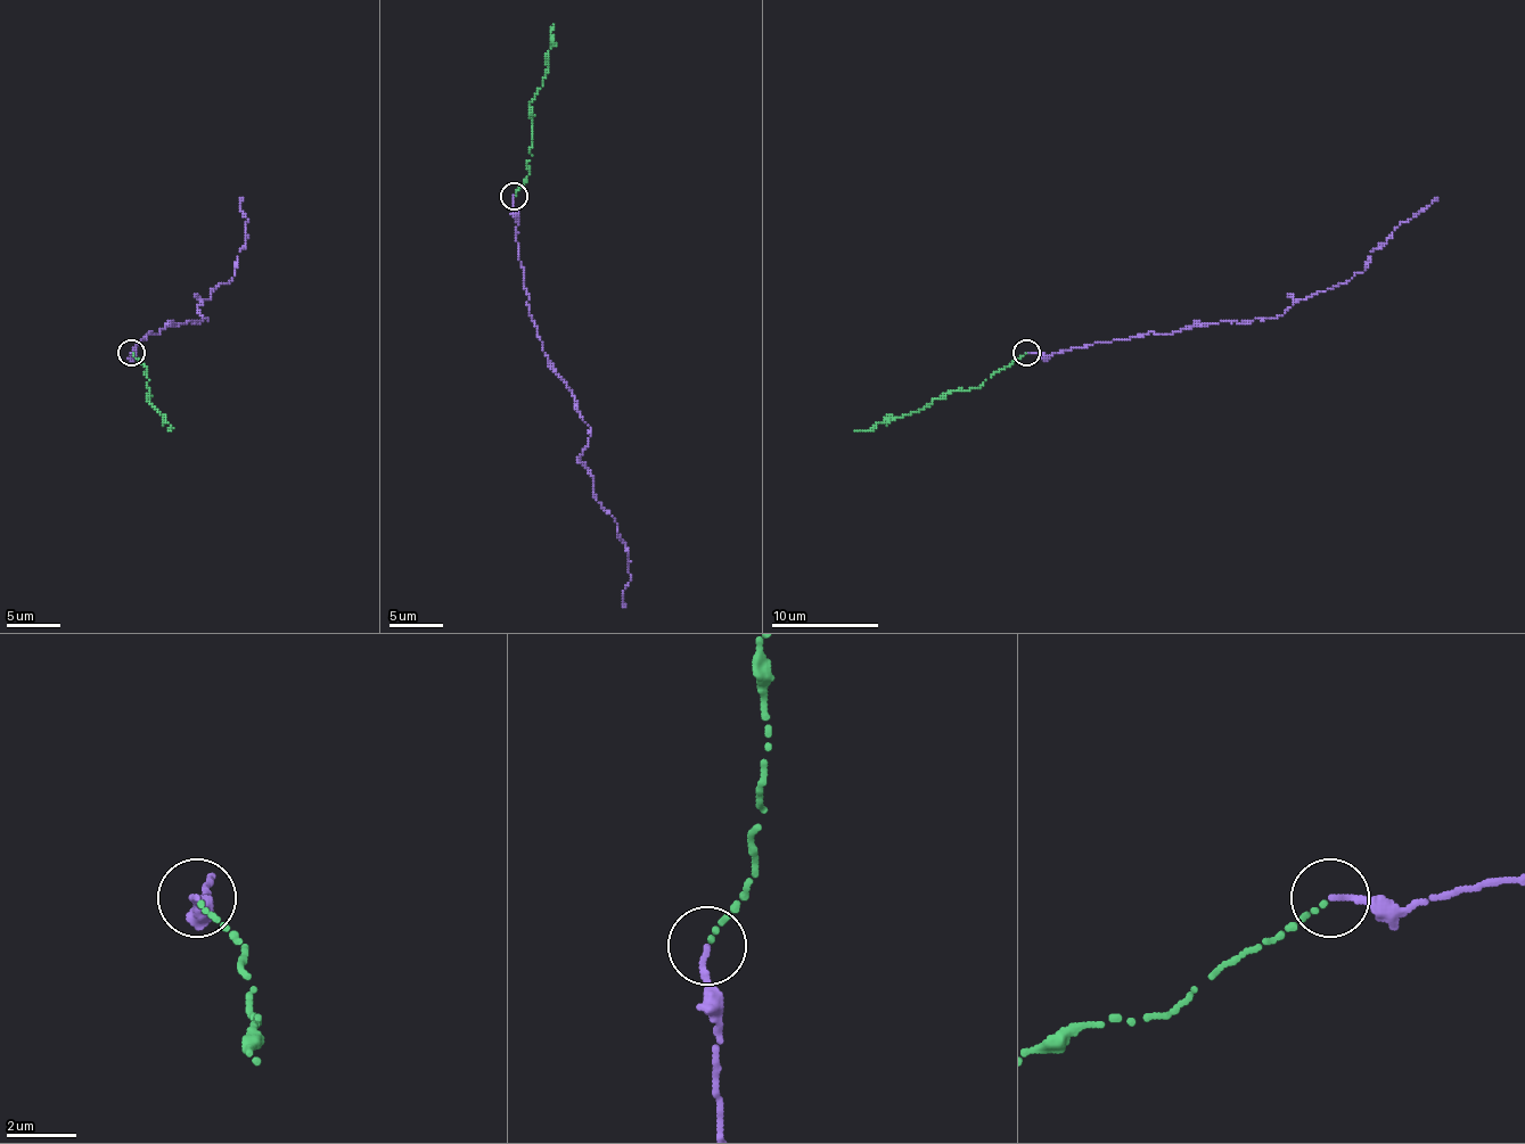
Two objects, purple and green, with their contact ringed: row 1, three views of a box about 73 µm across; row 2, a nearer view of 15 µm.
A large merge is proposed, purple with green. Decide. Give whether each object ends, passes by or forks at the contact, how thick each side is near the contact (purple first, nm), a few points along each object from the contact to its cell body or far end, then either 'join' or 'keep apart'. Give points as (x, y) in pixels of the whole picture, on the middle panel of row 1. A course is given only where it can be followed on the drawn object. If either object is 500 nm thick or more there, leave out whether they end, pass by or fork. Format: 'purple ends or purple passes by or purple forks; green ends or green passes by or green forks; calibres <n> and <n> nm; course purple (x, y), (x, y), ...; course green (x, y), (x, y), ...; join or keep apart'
purple ends; green ends; calibres 150 and 140 nm; course purple (513, 195), (530, 315), (548, 367), (591, 428), (580, 460), (628, 556), (625, 607); course green (516, 195), (530, 174), (530, 105), (542, 85), (554, 24); join

